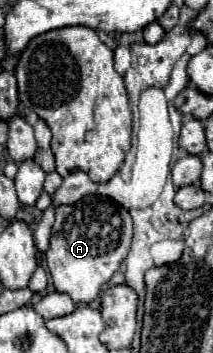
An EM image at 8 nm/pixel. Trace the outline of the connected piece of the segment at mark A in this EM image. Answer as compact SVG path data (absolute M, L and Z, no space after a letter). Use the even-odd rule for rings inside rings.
M87 195L79 199L73 207L61 205L55 215L53 233L45 259L55 289L59 293L71 295L75 303L91 303L101 293L103 285L111 279L111 275L119 269L121 261L127 257L131 249L133 241L131 215L119 205L109 205L105 199L109 197ZM101 201L107 205L107 209L103 211L101 207L97 207L97 203Z

